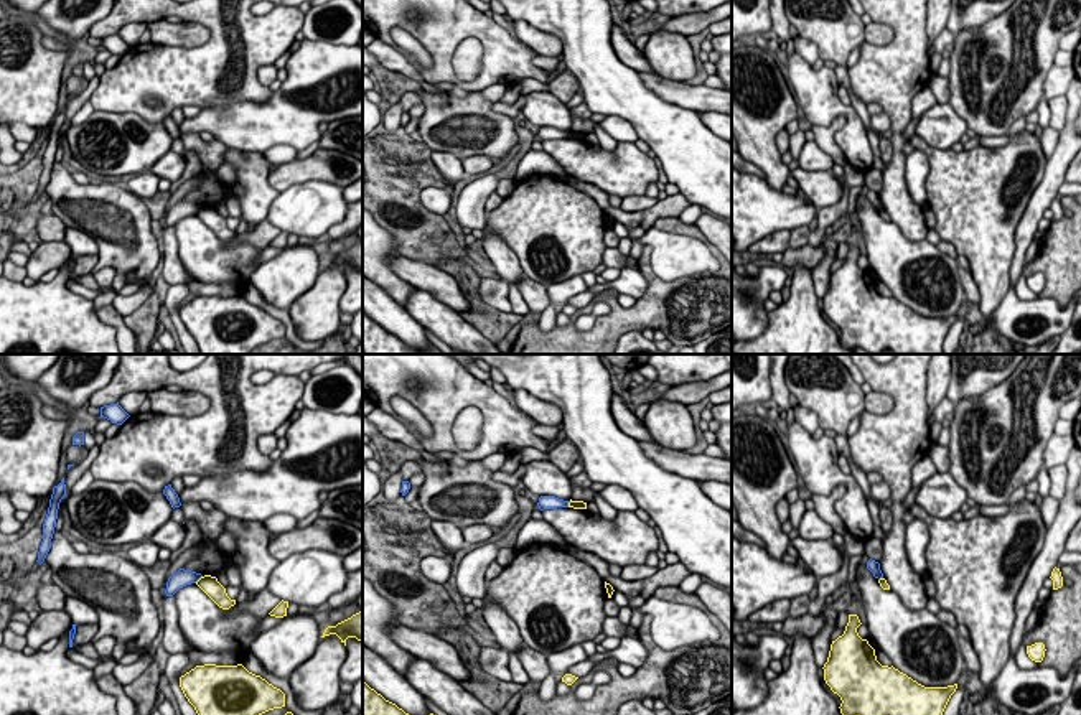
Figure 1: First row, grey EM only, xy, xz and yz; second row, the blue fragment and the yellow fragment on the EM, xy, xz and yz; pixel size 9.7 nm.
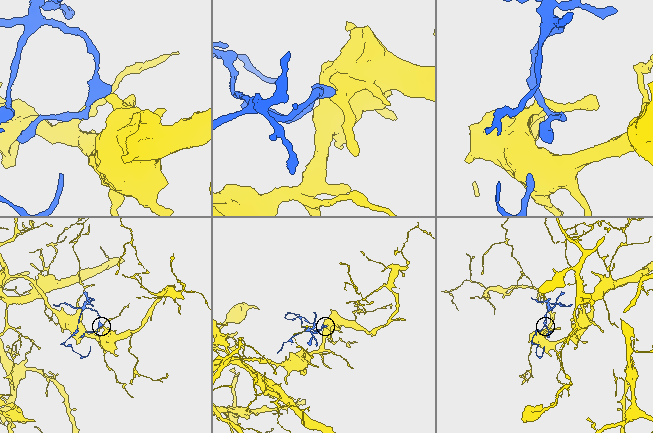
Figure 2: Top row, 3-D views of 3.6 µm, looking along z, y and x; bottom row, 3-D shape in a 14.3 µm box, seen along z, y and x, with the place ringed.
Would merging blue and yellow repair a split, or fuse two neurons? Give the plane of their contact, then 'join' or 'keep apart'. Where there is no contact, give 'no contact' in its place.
xy | keep apart

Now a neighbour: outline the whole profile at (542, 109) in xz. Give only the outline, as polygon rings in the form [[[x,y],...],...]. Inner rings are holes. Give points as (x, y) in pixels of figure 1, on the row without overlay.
[[[534,91],[526,94],[522,114],[532,125],[555,127],[564,132],[572,130],[570,109],[549,91]]]

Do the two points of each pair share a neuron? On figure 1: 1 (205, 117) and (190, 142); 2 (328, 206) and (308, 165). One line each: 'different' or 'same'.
1: different
2: different

